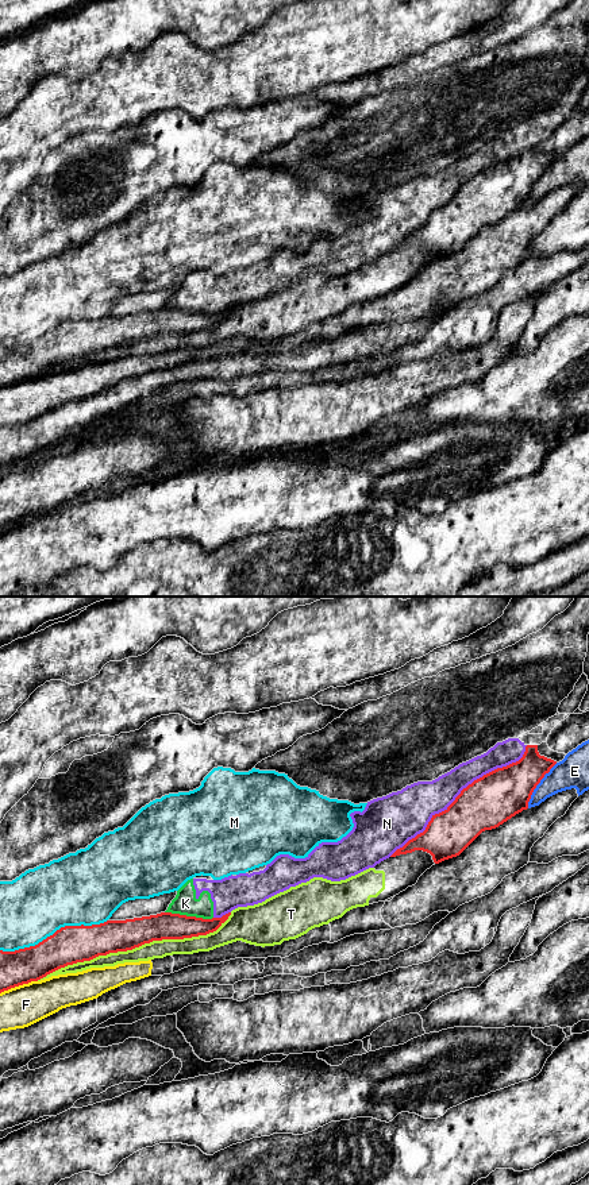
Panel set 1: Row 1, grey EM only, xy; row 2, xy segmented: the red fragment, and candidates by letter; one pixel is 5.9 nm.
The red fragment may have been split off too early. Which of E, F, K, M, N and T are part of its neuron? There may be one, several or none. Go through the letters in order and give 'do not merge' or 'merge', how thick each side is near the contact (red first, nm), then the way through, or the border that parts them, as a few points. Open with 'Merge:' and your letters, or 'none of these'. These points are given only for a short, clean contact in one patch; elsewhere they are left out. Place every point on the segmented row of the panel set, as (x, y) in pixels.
Merge: none of these
E: do not merge; calibres 300 and 190 nm
F: do not merge; calibres 200 and 240 nm
K: do not merge; calibres 160 and 140 nm
M: do not merge; calibres 220 and 400 nm
N: do not merge; calibres 300 and 220 nm
T: do not merge; calibres 190 and 110 nm

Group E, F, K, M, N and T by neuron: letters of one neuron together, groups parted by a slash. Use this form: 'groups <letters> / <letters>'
groups E / F / K N / M / T

